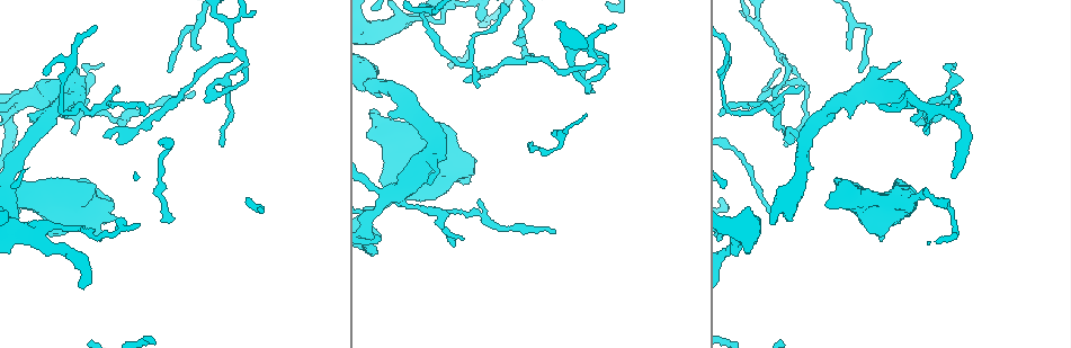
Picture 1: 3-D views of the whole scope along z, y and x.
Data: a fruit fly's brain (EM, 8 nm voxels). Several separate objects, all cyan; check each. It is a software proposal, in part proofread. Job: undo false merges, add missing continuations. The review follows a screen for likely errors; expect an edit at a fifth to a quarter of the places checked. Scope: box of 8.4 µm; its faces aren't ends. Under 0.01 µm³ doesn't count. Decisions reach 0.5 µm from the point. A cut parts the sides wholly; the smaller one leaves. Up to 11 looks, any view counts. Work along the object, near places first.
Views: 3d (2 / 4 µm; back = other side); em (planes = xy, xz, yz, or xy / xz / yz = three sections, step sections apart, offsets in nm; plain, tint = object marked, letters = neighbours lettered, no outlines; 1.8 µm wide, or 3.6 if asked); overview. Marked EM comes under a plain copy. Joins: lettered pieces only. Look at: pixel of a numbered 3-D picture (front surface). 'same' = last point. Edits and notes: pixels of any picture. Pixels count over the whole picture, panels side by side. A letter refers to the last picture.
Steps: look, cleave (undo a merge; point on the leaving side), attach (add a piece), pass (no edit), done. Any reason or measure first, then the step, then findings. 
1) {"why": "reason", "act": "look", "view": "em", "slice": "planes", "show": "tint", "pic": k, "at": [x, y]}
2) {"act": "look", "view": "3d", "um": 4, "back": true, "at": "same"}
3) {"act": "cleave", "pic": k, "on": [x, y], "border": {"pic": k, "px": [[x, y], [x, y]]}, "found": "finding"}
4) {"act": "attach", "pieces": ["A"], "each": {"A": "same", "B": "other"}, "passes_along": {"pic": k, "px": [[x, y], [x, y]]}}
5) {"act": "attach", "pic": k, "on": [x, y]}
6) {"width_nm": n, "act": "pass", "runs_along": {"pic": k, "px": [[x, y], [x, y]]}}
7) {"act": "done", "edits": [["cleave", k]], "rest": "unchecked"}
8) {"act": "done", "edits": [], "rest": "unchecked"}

{"why": "abrupt turn", "act": "look", "view": "em", "slice": "planes", "show": "letters", "pic": 1, "at": [952, 216]}

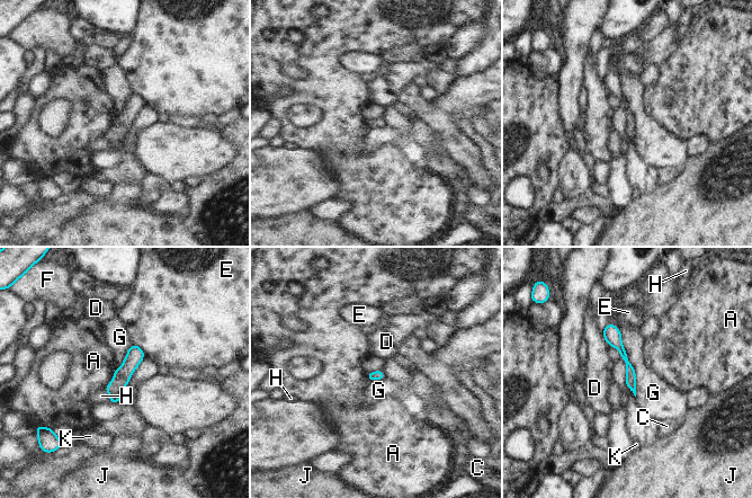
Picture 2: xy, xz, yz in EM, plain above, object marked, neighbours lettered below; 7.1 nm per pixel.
{"longest_contact_nm": ["G", 550], "act": "pass", "each": {"A": "other", "C": "other", "D": "other", "E": "other", "F": "other", "G": "other", "H": "other", "J": "other", "K": "other"}, "border": {"pic": 2, "px": [[617, 326], [634, 368], [635, 397]]}, "found": "all the same neuron"}

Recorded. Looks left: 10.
{"why": "thin end", "act": "look", "view": "3d", "um": 4, "pic": 1, "at": [171, 221]}

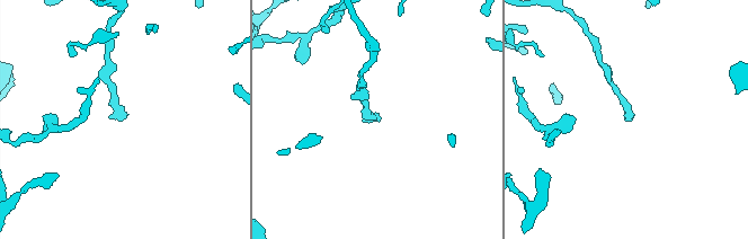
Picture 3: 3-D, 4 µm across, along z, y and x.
{"why": "need the tissue", "act": "look", "view": "em", "slice": "planes", "show": "letters", "pic": 3, "at": [634, 114]}

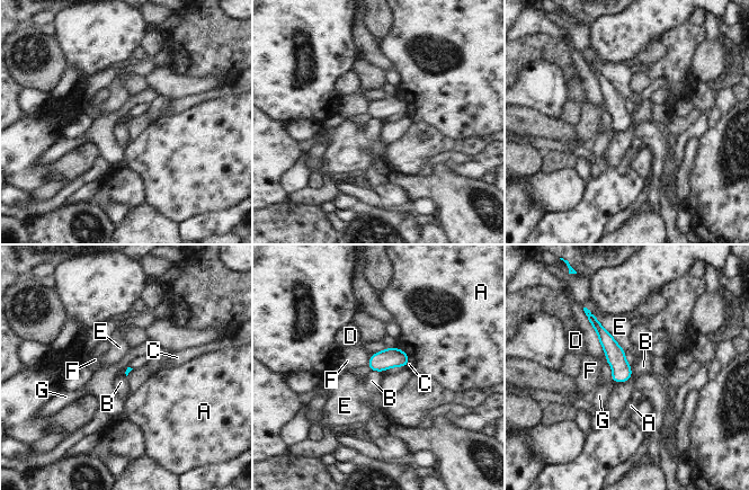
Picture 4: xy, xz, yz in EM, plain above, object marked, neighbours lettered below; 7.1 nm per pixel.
{"act": "pass", "each": {"A": "other", "B": "other", "C": "other", "D": "other", "E": "other", "F": "other", "G": "other"}, "found": "none of them fits"}

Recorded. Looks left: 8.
{"why": "tapers out", "act": "look", "view": "em", "slice": "planes", "show": "tint", "pic": 1, "at": [465, 82]}

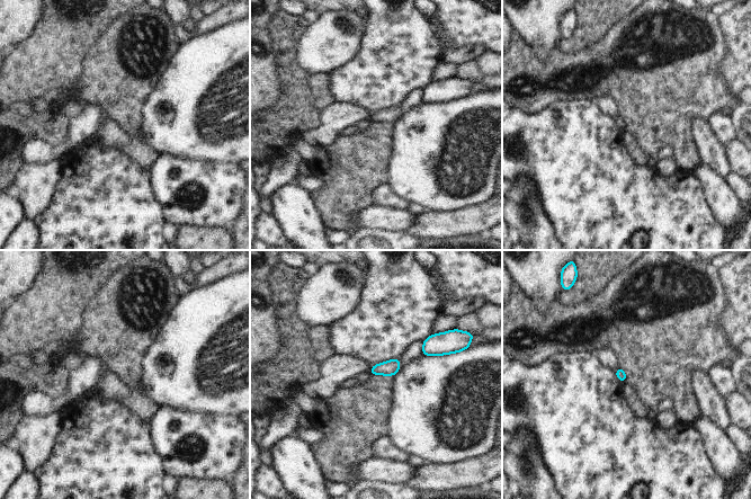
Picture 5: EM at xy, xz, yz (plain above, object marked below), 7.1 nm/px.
{"why": "see the neighbours", "act": "look", "view": "em", "slice": "planes", "show": "letters", "at": "same"}

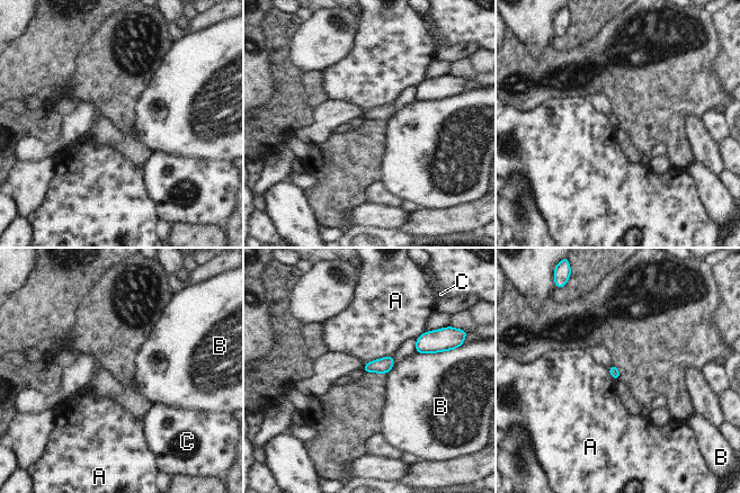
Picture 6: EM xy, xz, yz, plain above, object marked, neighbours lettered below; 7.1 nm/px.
{"act": "pass", "each": {"A": "other", "B": "other", "C": "other"}, "border": {"pic": 6, "px": [[392, 355], [376, 358], [365, 364]]}, "found": "no lettered piece goes on from it"}

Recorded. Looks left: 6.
{"act": "look", "view": "em", "slice": "xy", "step": 16, "show": "tint", "pic": 1, "at": [191, 27]}

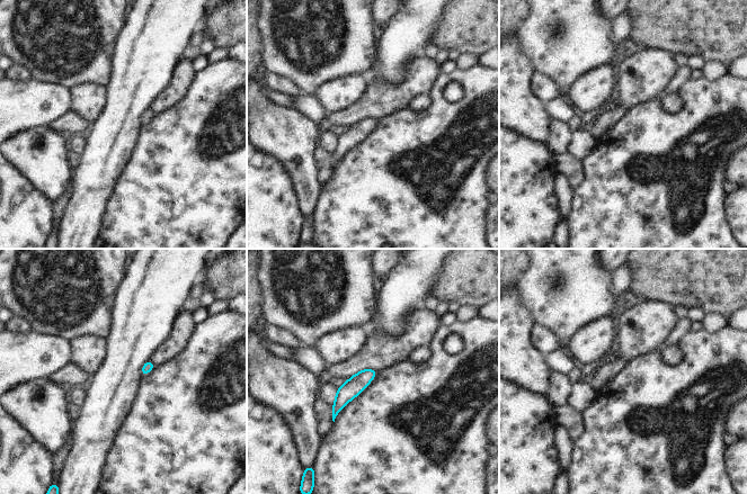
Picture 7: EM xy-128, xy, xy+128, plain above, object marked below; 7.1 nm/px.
{"why": "cut it another way", "act": "look", "view": "em", "slice": "planes", "show": "letters", "at": "same"}

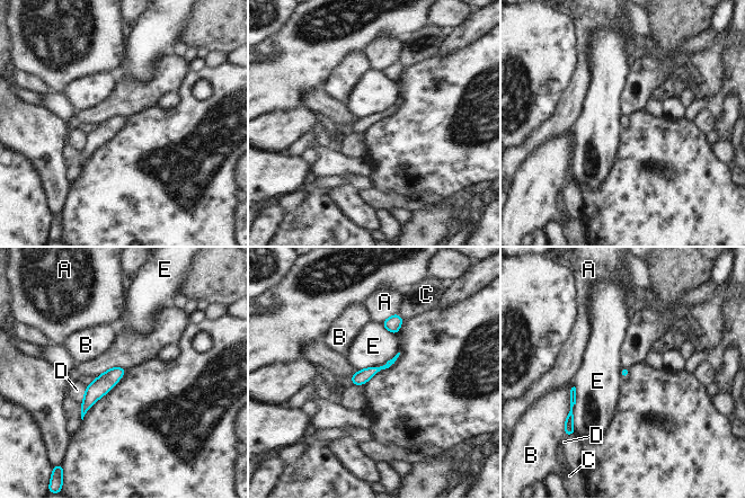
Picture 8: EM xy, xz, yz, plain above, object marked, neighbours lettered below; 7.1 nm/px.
{"act": "pass", "each": {"A": "other", "B": "other", "C": "other", "D": "other", "E": "other"}, "runs_along": {"pic": 8, "px": [[122, 370], [89, 399], [83, 410]]}, "found": "one neuron here"}

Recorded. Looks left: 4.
{"act": "done", "edits": [], "rest": "unchecked"}

